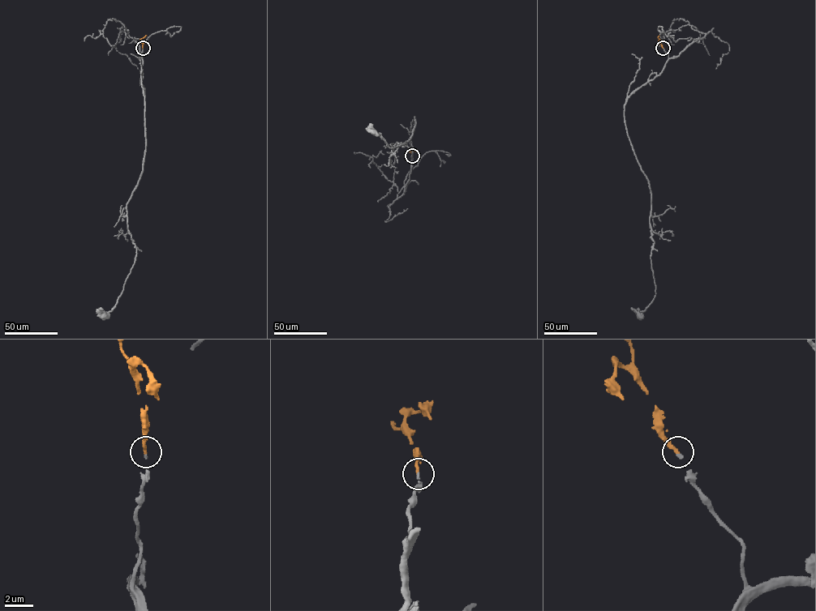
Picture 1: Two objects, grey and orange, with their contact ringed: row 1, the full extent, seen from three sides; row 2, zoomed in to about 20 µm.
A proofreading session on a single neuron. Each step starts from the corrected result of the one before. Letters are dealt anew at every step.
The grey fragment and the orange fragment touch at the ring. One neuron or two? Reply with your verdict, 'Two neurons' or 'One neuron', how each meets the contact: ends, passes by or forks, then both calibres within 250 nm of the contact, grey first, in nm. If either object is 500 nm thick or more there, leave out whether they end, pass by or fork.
One neuron. At the ring grey ends. At the ring orange ends. Thickness 130 nm (grey) against 240 nm

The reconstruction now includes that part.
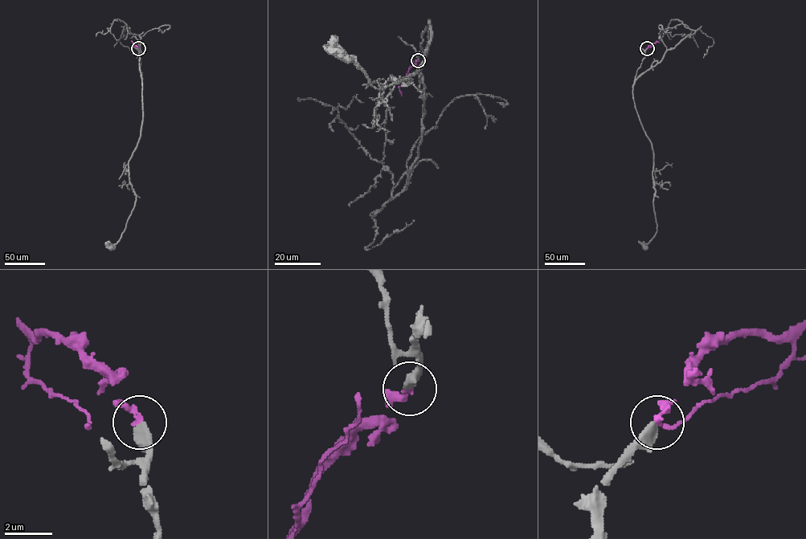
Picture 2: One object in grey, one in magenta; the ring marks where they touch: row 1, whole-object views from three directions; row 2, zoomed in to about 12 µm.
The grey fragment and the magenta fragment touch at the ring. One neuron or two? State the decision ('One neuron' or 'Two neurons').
One neuron

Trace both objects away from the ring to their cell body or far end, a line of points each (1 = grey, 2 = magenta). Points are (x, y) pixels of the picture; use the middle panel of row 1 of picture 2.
1: (418, 60), (429, 20), (425, 60), (411, 75), (390, 79), (407, 83), (409, 78), (376, 89), (339, 55)
2: (418, 60), (409, 69), (398, 87), (401, 95)

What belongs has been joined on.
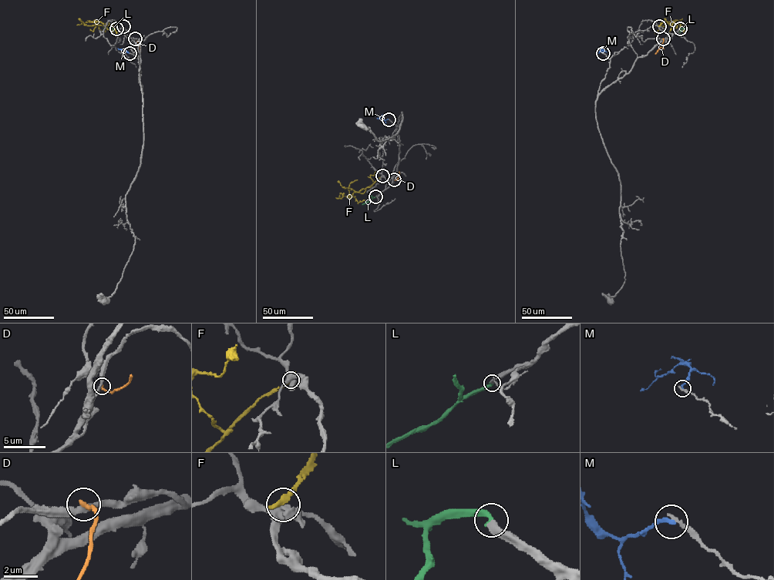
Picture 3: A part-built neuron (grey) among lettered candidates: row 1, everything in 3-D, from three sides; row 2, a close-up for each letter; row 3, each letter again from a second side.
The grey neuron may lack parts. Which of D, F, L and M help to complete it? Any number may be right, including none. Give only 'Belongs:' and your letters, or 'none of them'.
Belongs: L

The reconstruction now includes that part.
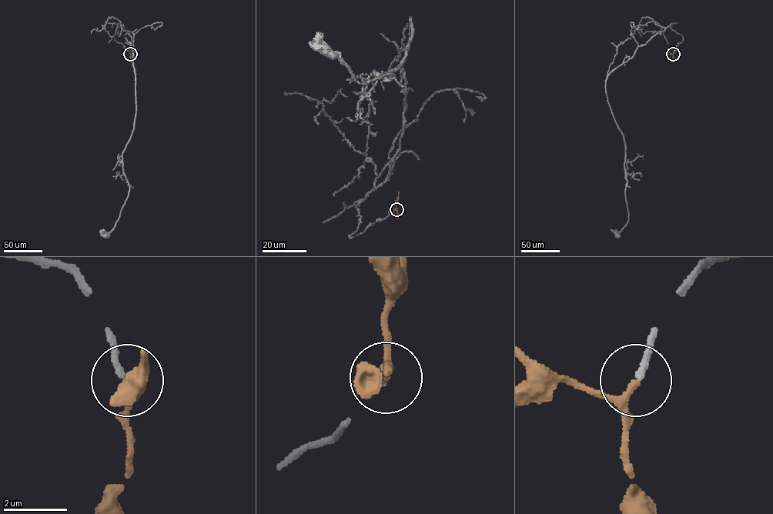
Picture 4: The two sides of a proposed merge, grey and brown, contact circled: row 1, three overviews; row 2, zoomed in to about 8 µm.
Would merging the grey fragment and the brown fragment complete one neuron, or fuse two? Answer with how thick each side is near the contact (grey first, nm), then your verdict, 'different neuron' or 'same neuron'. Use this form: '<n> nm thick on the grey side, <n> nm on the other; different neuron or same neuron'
200 nm thick on the grey side, 170 nm on the other; same neuron

